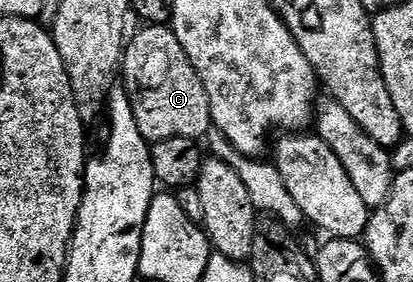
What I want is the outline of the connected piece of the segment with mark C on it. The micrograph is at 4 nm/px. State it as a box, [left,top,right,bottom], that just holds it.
[121,24,213,144]

